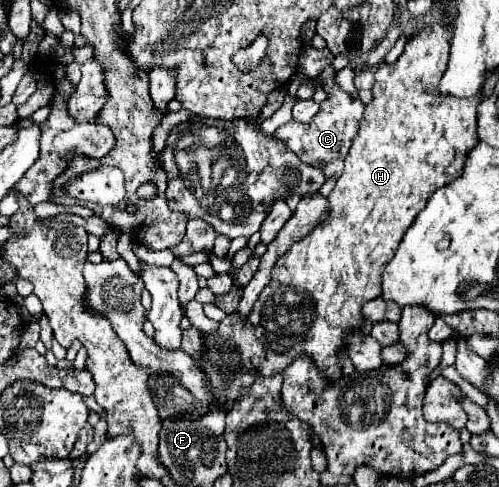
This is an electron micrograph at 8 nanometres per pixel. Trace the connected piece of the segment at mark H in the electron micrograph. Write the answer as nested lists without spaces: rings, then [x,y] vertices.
[[[433,23],[407,41],[403,55],[395,63],[381,63],[375,69],[373,99],[365,107],[359,133],[345,157],[345,171],[329,193],[327,219],[277,259],[271,281],[245,321],[237,313],[227,315],[215,333],[205,335],[205,353],[199,359],[199,367],[211,379],[217,407],[227,401],[227,409],[231,409],[239,395],[239,385],[253,383],[251,369],[261,375],[273,375],[301,353],[309,353],[325,377],[335,379],[341,375],[335,353],[343,347],[343,331],[359,329],[369,333],[371,323],[363,319],[361,305],[381,295],[383,269],[395,255],[405,231],[425,207],[429,195],[461,175],[467,151],[477,145],[479,99],[459,99],[439,91],[441,75],[449,63],[449,35],[453,35],[451,23]]]

